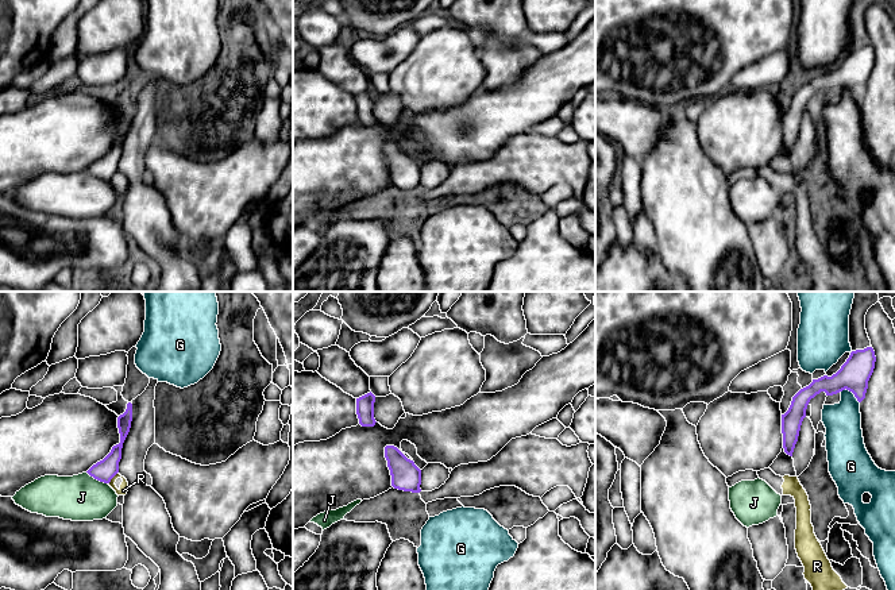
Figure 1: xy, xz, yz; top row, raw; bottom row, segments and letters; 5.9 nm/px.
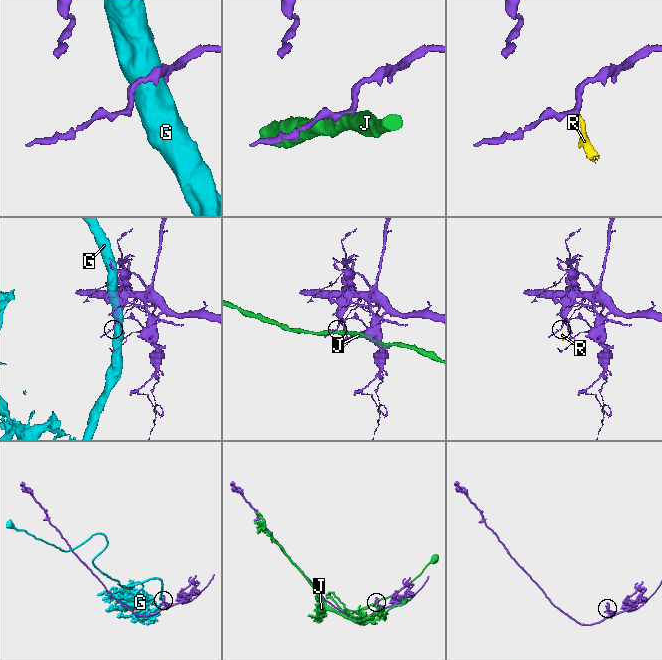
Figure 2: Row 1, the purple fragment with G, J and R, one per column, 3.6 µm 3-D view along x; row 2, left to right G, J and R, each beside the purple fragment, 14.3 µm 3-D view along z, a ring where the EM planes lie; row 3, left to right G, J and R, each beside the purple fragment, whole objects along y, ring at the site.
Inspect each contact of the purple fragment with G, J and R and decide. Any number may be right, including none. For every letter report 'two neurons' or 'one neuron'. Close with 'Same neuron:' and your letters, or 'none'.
G: two neurons
J: two neurons
R: two neurons
Same neuron: none

